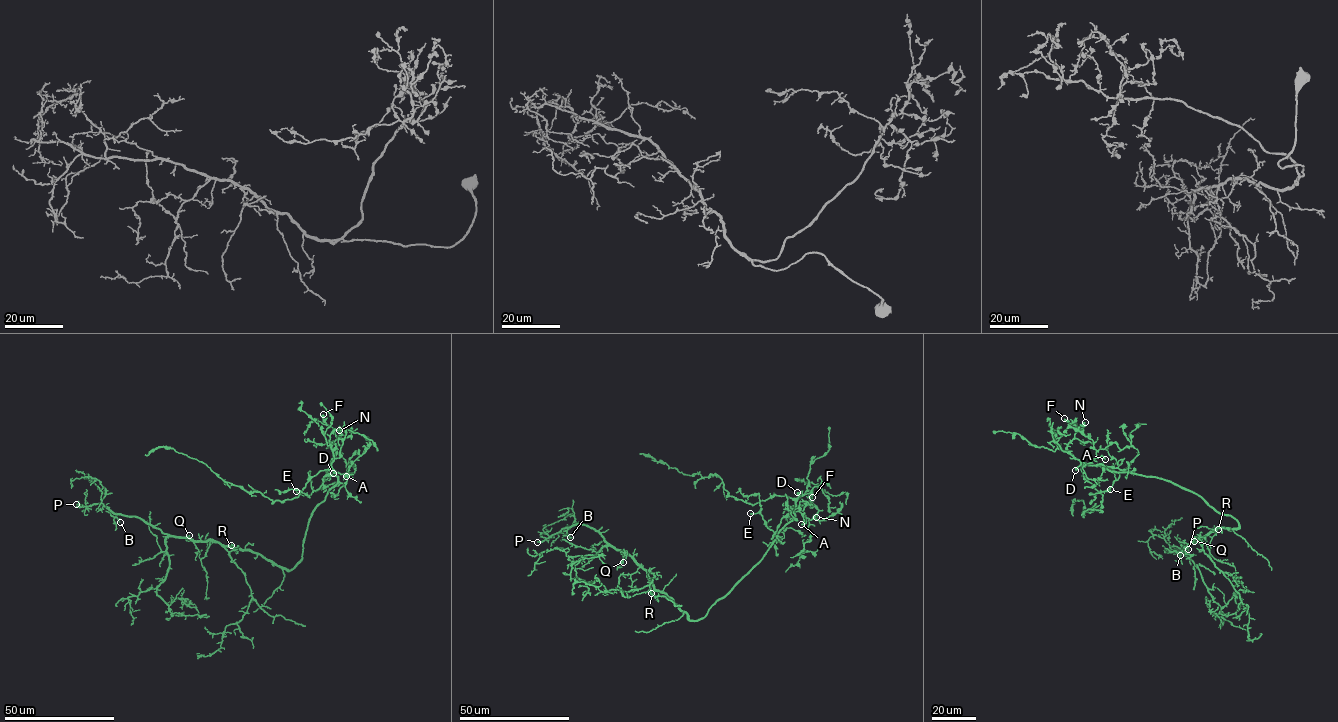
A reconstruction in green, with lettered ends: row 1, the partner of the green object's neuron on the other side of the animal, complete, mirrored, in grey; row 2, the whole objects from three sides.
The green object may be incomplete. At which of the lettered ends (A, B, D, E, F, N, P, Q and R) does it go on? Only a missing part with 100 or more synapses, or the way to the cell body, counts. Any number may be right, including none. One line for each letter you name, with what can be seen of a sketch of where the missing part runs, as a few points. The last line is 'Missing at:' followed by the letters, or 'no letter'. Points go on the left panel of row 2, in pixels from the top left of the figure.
P: Course of what is missing: (76, 504), (71, 504), (63, 497), (65, 480), (96, 467), (103, 460), (122, 460), (134, 469), (142, 468)
Missing at: P

